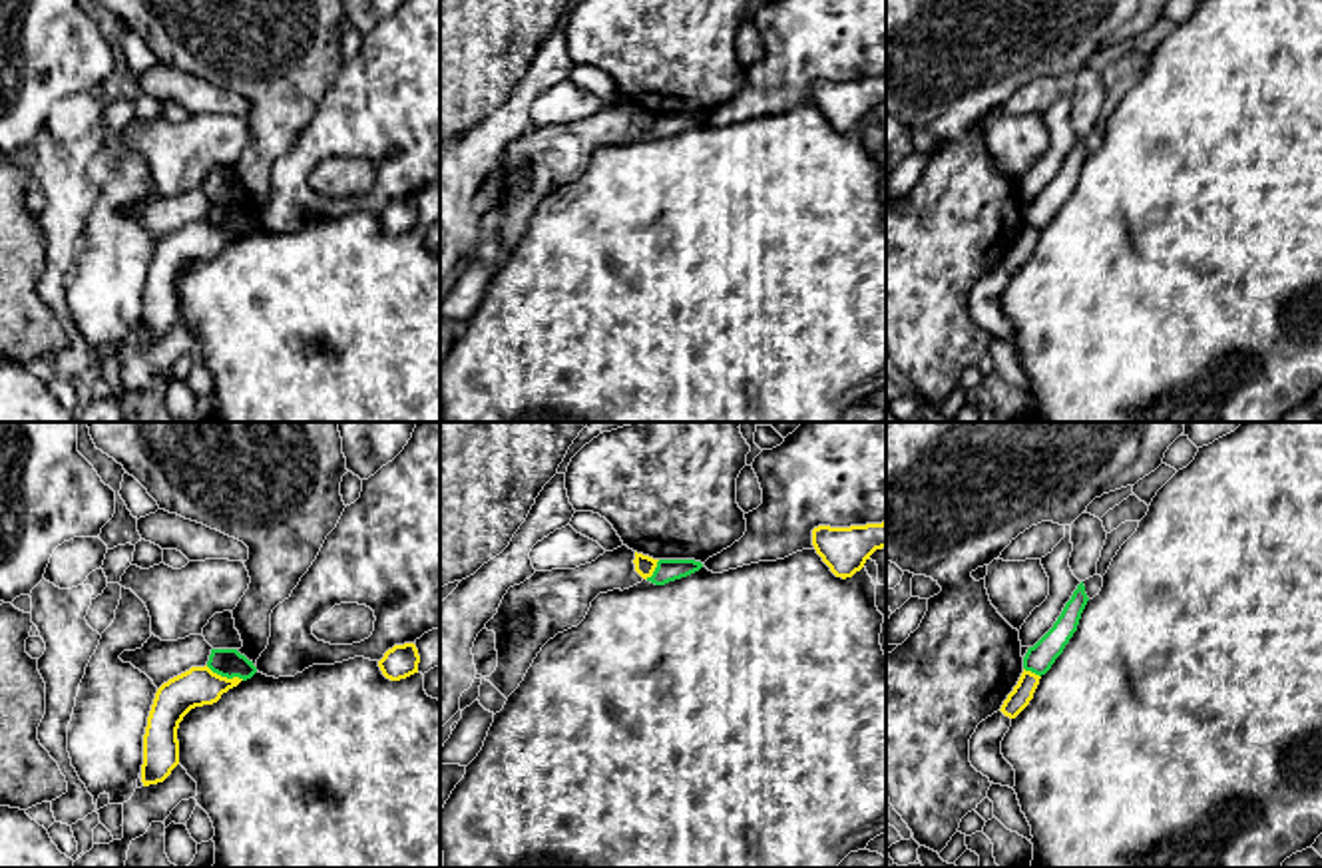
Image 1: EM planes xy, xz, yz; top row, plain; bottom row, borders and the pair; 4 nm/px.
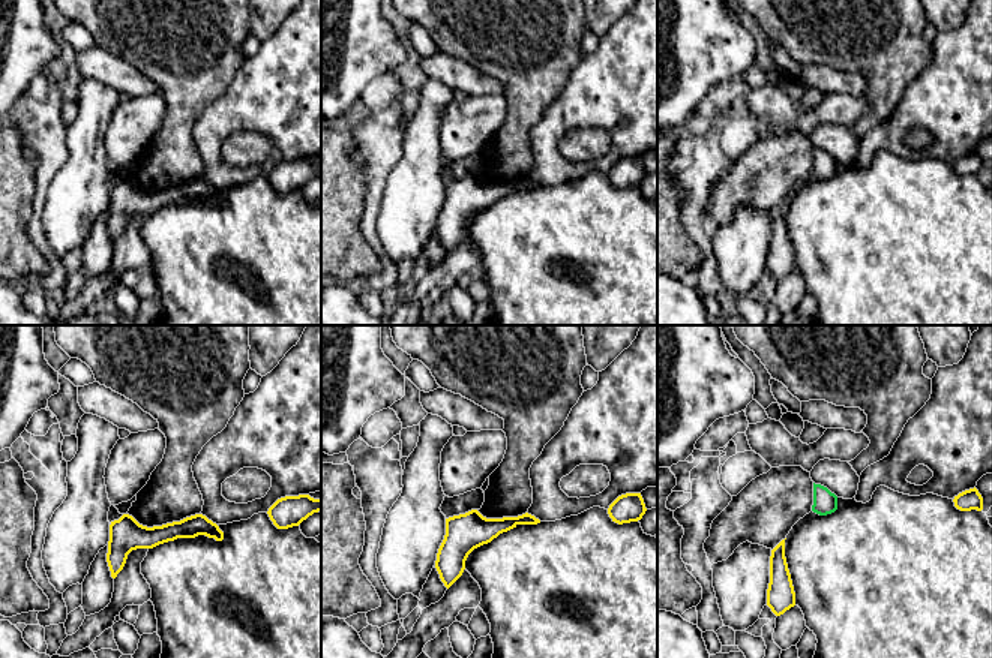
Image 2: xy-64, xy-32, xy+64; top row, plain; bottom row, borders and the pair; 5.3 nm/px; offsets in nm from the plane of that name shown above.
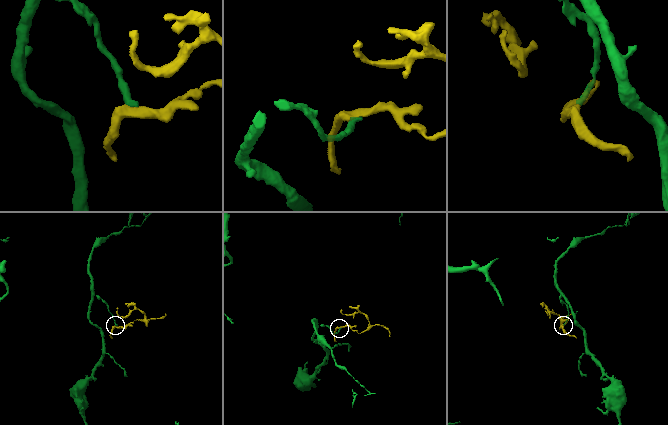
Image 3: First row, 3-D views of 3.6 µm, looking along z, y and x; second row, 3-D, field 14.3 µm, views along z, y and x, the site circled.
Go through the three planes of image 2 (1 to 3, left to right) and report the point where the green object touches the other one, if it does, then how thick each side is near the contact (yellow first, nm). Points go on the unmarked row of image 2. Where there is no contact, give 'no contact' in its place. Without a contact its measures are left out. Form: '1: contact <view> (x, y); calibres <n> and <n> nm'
1: no contact
2: no contact
3: no contact

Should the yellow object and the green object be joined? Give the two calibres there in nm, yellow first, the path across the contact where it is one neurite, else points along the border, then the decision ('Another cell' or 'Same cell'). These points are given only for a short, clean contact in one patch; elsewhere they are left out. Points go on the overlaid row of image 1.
Thickness 160 nm (yellow) against 120 nm. Boundary: xy (206, 665), (221, 675), (243, 679). Another cell

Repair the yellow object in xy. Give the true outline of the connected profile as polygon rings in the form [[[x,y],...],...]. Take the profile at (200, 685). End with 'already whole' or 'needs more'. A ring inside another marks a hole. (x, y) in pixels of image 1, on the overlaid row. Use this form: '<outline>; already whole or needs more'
[[[205,665],[191,667],[157,689],[143,735],[143,786],[163,782],[179,764],[177,729],[183,717],[195,707],[217,703],[241,681],[221,677]]]; already whole

